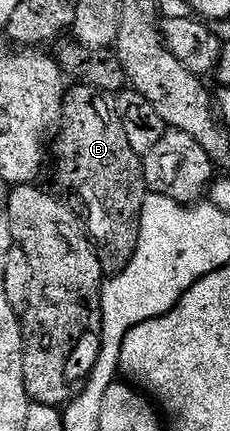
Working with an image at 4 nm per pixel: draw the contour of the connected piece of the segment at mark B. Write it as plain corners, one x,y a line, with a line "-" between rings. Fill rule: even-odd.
75,83
62,101
62,118
57,129
58,141
53,141
52,156
58,159
58,180
86,207
84,224
91,241
96,245
99,259
107,273
117,274
125,270
138,248
142,207
148,195
146,175
142,169
143,157
128,146
124,126
120,126
115,109
106,105
107,97
99,89

